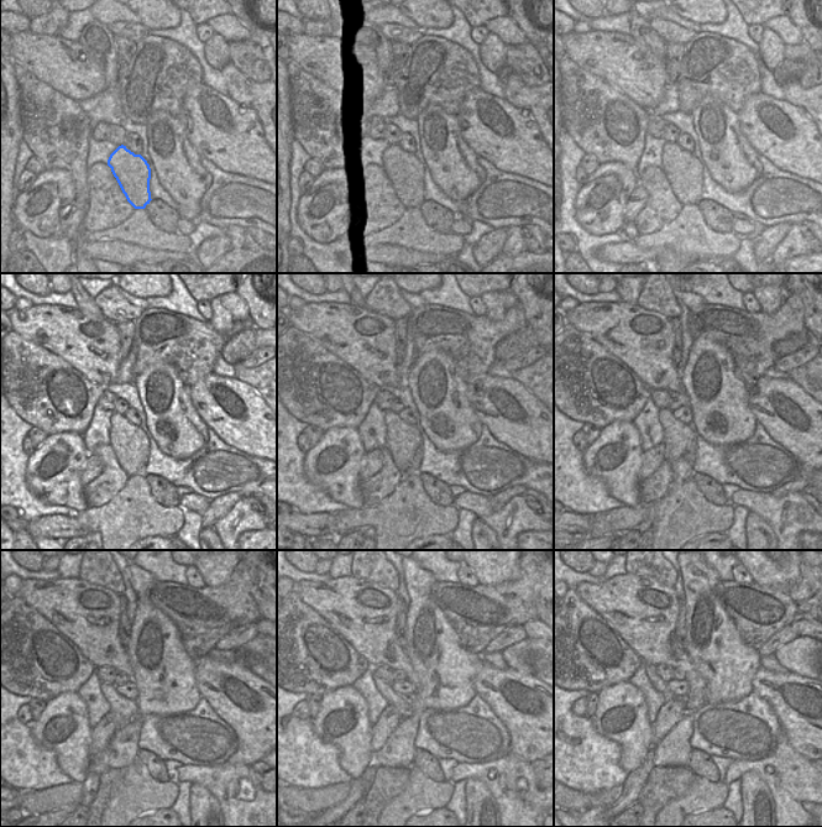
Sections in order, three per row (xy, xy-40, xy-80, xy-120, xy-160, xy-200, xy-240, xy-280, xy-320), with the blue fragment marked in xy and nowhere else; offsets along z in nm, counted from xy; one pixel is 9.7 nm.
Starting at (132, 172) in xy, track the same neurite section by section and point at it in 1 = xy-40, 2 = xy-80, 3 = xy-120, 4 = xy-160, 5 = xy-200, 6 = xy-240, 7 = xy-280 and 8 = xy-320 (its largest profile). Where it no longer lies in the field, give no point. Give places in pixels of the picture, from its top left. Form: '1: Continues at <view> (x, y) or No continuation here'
1: Continues at xy-40 (406, 172)
2: Continues at xy-80 (685, 173)
3: Continues at xy-120 (130, 445)
4: Continues at xy-160 (404, 443)
5: Continues at xy-200 (679, 438)
6: Continues at xy-240 (124, 711)
7: Continues at xy-280 (402, 705)
8: Continues at xy-320 (659, 685)

